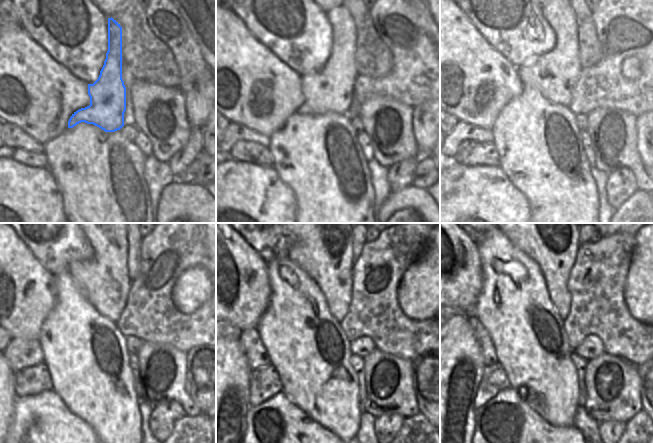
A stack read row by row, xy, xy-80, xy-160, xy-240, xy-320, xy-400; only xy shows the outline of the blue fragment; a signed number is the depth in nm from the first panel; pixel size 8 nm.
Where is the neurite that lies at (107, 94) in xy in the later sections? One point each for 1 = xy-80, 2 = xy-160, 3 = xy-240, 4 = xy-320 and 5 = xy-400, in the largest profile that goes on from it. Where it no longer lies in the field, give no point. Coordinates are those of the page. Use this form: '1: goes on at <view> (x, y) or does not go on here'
1: goes on at xy-80 (330, 89)
2: goes on at xy-160 (554, 74)
3: goes on at xy-240 (103, 281)
4: goes on at xy-320 (322, 247)
5: goes on at xy-400 (552, 243)

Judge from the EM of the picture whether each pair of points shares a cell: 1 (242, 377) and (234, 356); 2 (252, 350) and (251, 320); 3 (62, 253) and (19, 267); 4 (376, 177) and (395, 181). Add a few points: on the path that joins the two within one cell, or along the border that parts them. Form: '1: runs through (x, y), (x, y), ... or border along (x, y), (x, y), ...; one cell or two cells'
1: runs through (237, 372), (234, 369), (234, 361); one cell
2: border along (255, 327), (247, 327), (242, 330); two cells
3: border along (24, 242), (33, 256), (53, 276); two cells
4: border along (387, 168), (387, 182), (390, 191); two cells

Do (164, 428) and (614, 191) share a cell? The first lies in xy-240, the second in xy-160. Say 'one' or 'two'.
one

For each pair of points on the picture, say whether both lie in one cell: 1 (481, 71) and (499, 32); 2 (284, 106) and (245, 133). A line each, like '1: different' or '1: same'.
1: different
2: different

